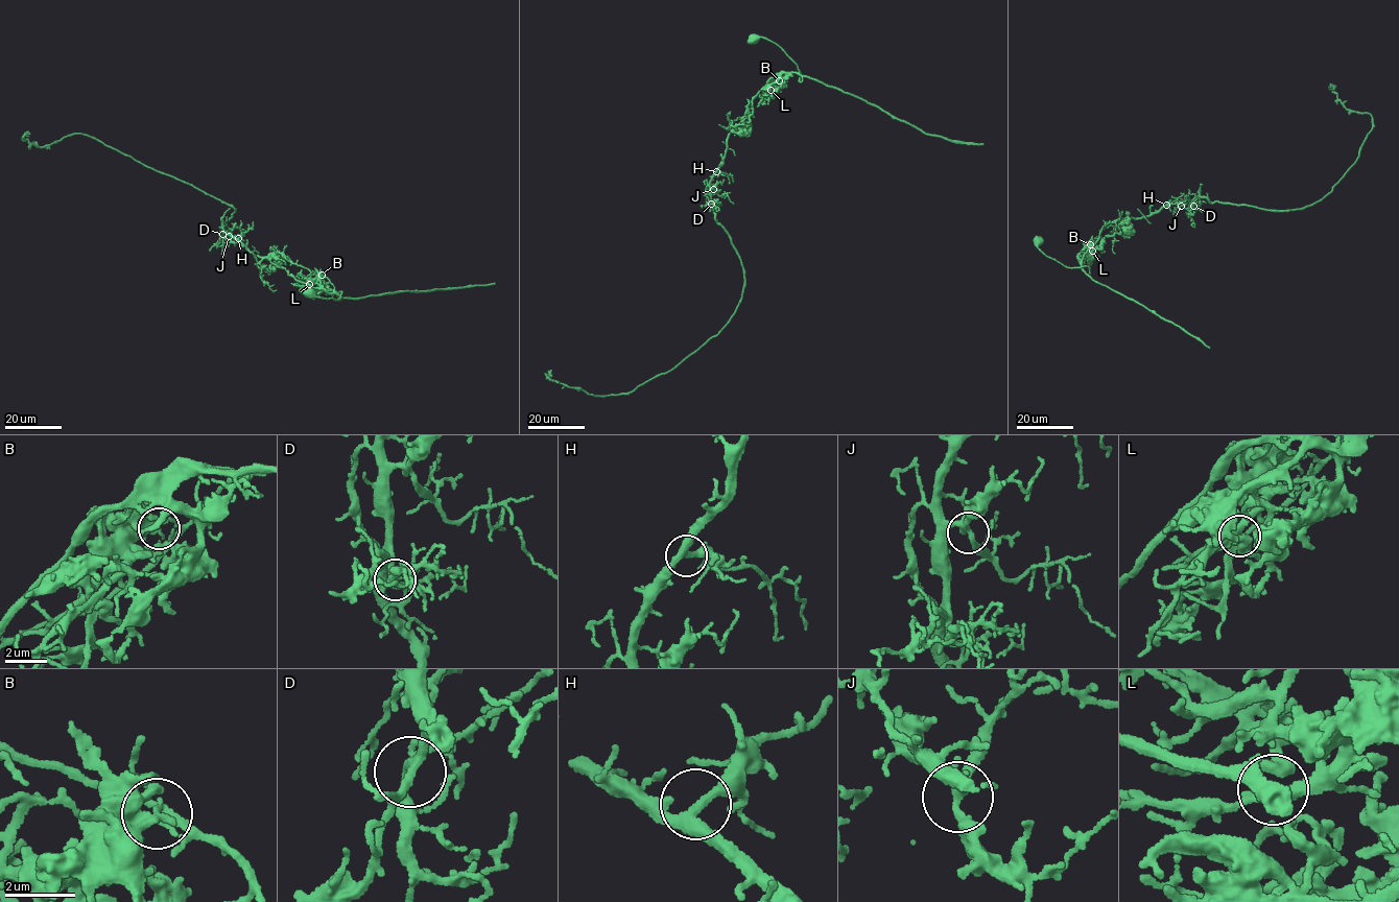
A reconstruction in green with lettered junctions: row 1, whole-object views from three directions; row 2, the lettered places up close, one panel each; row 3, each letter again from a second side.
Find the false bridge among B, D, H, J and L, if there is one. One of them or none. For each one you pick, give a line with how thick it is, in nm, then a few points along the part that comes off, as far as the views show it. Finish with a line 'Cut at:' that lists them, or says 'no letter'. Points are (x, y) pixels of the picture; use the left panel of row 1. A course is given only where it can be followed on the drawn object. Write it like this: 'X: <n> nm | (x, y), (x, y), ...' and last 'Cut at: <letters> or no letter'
B: 190 nm | (322, 275), (280, 253), (255, 256), (223, 229), (231, 205), (94, 138), (38, 146), (29, 135)
Cut at: B

